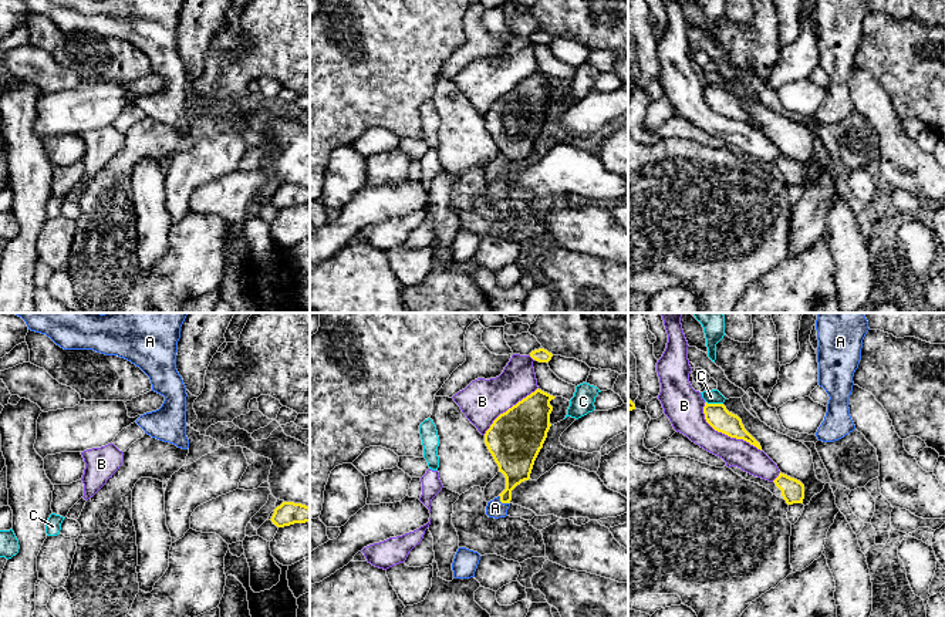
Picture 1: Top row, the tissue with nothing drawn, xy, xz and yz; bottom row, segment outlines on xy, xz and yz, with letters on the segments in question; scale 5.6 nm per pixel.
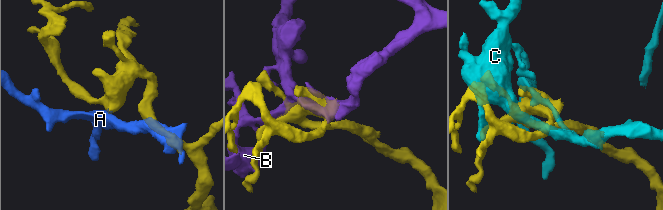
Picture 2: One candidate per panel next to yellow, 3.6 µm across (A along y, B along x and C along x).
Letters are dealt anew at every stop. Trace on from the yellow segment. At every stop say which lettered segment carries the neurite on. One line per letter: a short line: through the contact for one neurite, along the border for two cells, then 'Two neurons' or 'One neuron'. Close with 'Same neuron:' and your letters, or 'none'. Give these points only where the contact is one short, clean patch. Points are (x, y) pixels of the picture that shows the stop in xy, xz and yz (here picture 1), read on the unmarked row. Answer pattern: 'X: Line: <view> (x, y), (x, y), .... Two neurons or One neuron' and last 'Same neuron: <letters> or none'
A: Line: xz (515, 142), (515, 158), (502, 184), (495, 189). One neuron
B: Two neurons
C: Two neurons
Same neuron: A

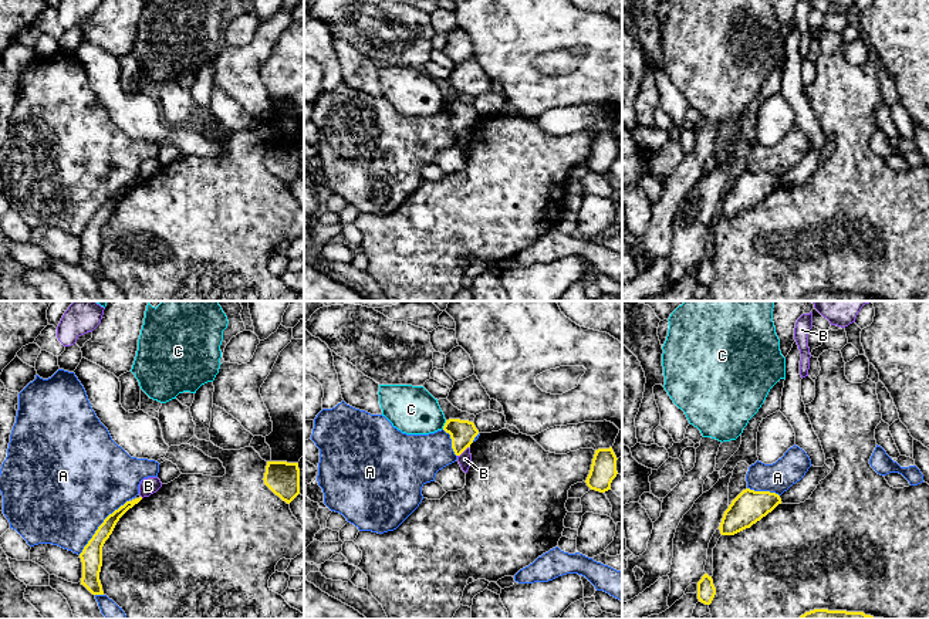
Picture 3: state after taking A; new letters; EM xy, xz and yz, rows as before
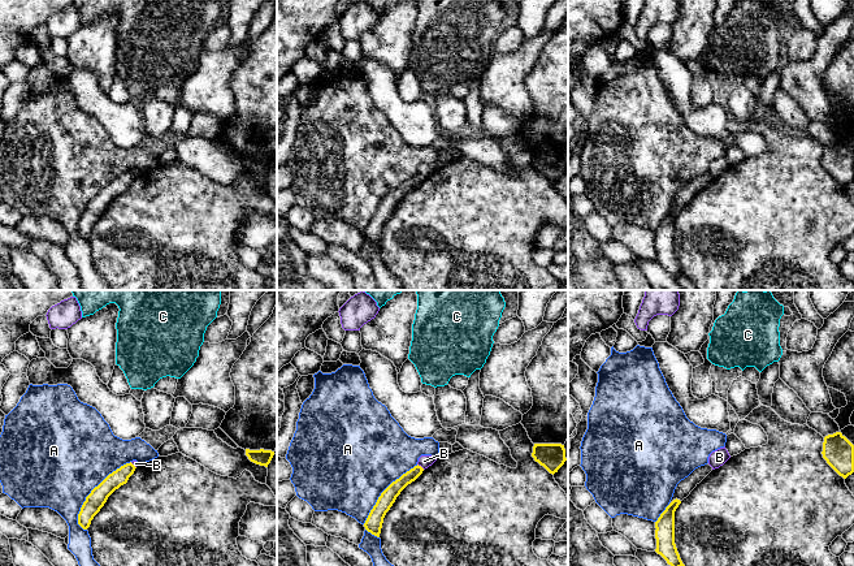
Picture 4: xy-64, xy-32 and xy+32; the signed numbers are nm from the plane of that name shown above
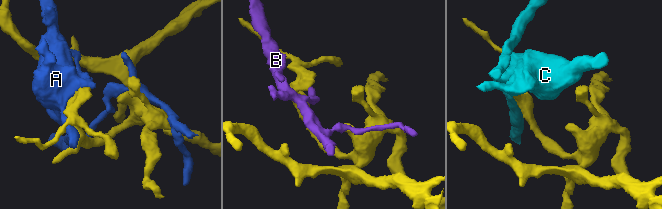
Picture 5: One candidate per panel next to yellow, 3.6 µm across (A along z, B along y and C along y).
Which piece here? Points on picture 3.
A: Two neurons
B: Line: xz (468, 128), (458, 138). Two neurons
C: Two neurons
Same neuron: none

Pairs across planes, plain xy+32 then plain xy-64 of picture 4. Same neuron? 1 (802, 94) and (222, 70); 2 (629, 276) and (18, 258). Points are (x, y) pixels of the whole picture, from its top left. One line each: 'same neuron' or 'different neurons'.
1: same neuron
2: same neuron

